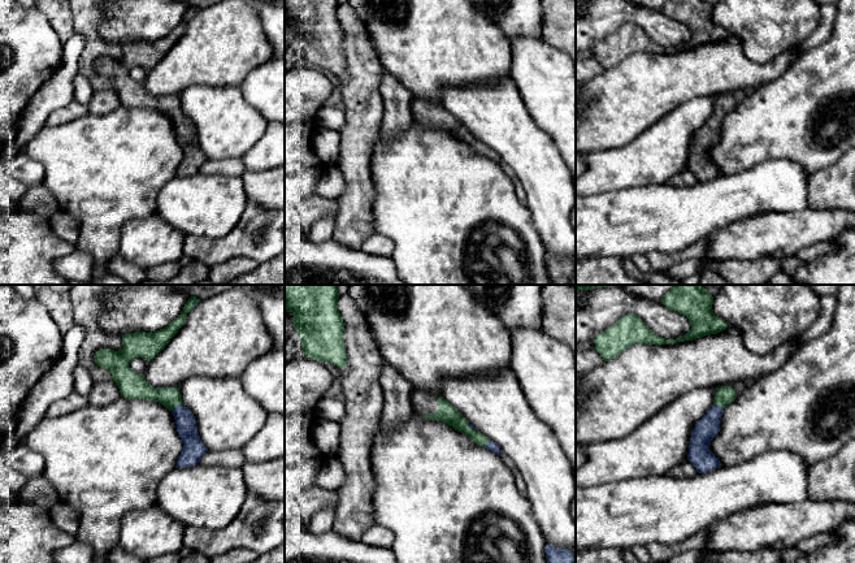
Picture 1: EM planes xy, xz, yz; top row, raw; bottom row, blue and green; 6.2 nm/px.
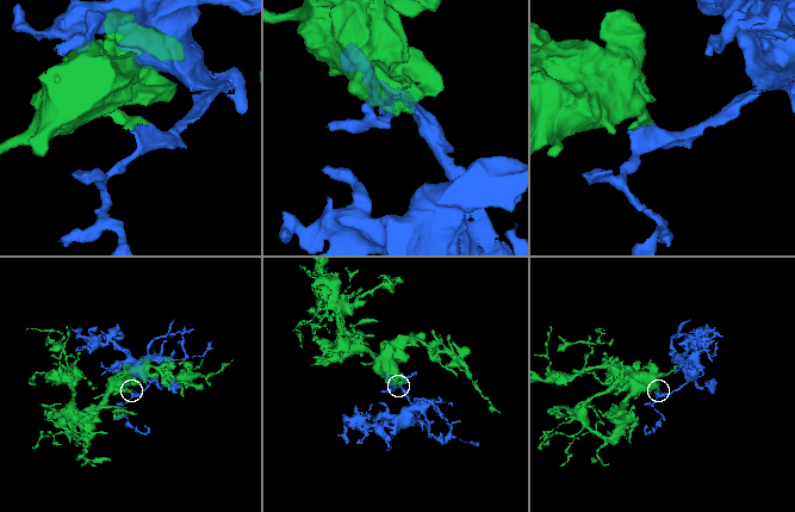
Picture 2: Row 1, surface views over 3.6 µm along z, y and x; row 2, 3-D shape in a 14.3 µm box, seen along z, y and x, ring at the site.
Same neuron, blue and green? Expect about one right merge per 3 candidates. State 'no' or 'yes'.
yes

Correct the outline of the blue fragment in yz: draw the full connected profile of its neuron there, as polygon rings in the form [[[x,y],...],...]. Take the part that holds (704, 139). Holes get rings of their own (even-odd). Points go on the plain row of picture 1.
[[[732,95],[717,96],[713,114],[695,133],[690,147],[687,169],[696,177],[698,182],[707,182],[721,174],[720,169],[709,159],[709,152],[720,140],[724,117],[734,111],[737,104]]]

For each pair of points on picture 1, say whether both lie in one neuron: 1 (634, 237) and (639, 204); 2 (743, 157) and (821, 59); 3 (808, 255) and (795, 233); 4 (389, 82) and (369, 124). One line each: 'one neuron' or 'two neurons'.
1: one neuron
2: one neuron
3: two neurons
4: two neurons

